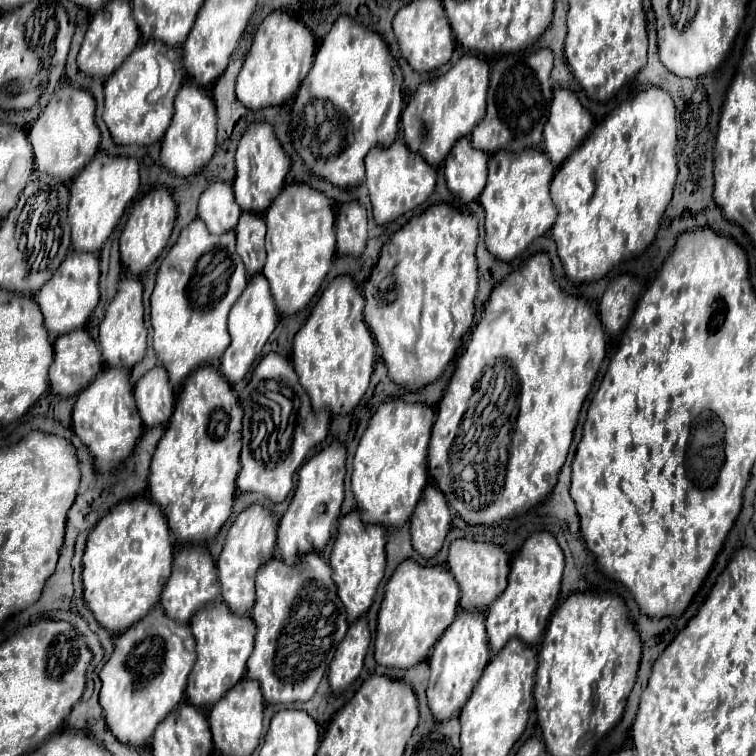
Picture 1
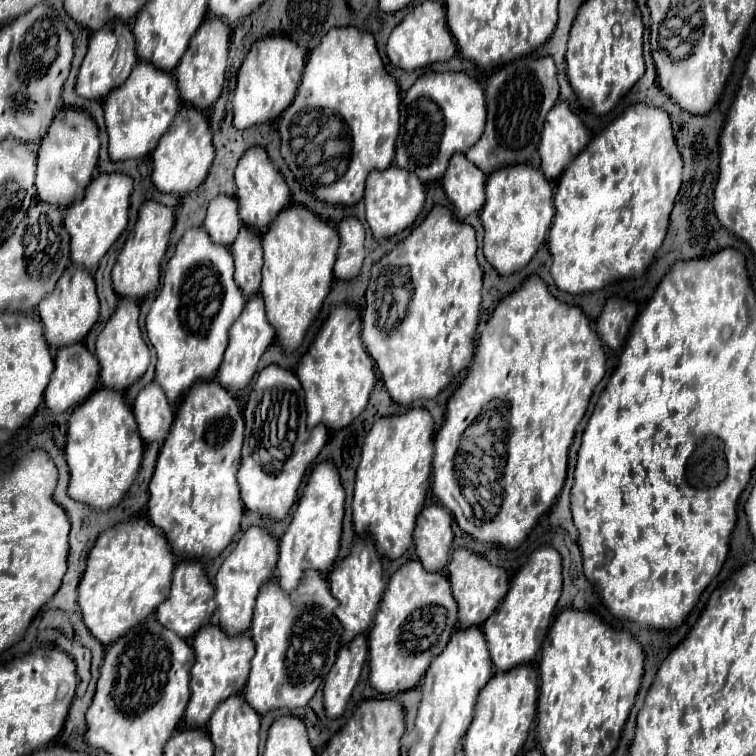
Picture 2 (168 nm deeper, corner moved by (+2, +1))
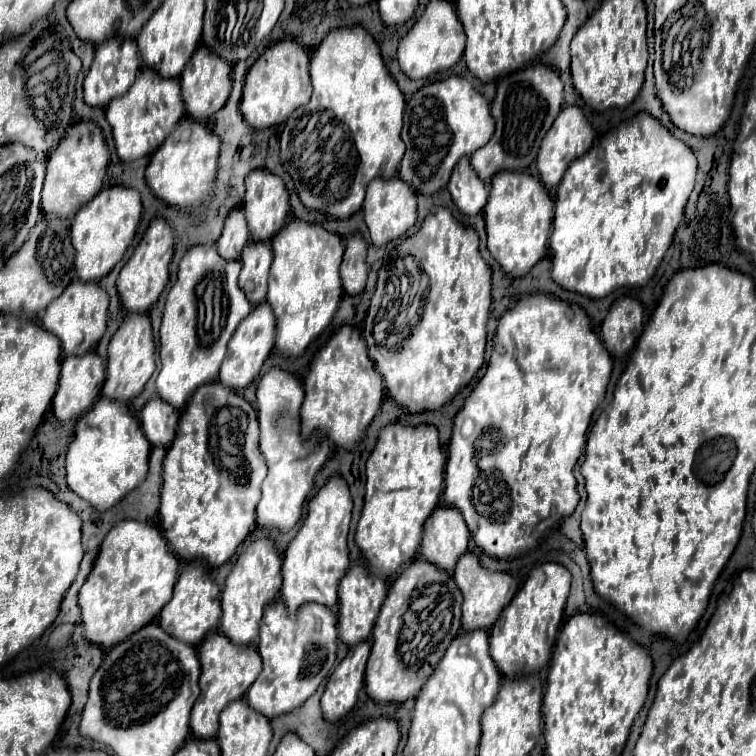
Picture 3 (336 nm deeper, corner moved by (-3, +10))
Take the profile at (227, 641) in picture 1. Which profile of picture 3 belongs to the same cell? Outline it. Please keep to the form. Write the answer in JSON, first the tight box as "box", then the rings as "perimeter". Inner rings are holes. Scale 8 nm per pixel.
{"box":[190,631,262,739],"perimeter":[[[218,631],[208,633],[196,651],[198,651],[198,659],[200,659],[200,679],[198,679],[200,695],[192,709],[190,727],[192,727],[194,737],[214,739],[218,733],[218,717],[220,717],[222,709],[228,703],[244,697],[246,689],[250,689],[250,685],[254,683],[254,677],[258,677],[258,673],[260,673],[262,661],[254,647],[234,645]]]}

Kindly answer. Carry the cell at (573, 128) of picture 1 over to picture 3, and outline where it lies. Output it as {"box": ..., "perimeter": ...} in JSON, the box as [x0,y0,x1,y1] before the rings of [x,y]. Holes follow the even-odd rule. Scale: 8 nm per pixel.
{"box":[536,107,594,189],"perimeter":[[[564,107],[560,111],[560,115],[556,117],[554,125],[550,127],[550,131],[546,133],[546,137],[544,137],[542,145],[540,145],[538,157],[536,157],[536,167],[538,167],[540,181],[544,183],[544,187],[546,189],[558,187],[568,163],[582,157],[582,153],[586,153],[586,149],[590,149],[592,141],[594,141],[594,129],[586,121],[584,113],[578,107]]]}

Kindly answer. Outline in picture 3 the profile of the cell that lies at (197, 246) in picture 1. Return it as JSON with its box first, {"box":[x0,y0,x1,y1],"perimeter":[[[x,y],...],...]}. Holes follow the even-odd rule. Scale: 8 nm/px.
{"box":[156,245,252,409],"perimeter":[[[198,245],[192,247],[180,261],[178,267],[178,279],[174,287],[170,289],[166,297],[162,327],[160,327],[160,361],[162,369],[156,379],[158,397],[162,397],[166,403],[174,405],[174,409],[184,409],[192,393],[204,385],[206,381],[216,381],[218,371],[222,365],[222,359],[226,355],[226,345],[240,321],[252,311],[250,301],[246,301],[246,295],[238,287],[238,273],[240,273],[240,261],[226,261],[218,255],[216,247]]]}

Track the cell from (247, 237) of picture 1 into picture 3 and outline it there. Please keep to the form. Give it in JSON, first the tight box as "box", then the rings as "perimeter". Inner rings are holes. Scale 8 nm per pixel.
{"box":[240,241,272,305],"perimeter":[[[250,241],[242,253],[240,287],[252,305],[260,305],[266,301],[266,285],[268,285],[270,265],[272,265],[270,243],[266,243],[266,241],[252,243]]]}

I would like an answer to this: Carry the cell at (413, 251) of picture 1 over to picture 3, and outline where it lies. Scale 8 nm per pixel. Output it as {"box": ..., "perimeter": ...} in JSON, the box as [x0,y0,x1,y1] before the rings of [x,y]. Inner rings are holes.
{"box":[362,207,492,415],"perimeter":[[[444,207],[428,215],[418,233],[398,249],[400,253],[412,255],[420,269],[428,275],[428,295],[432,295],[432,301],[428,297],[424,303],[422,319],[412,327],[412,335],[404,339],[400,347],[388,349],[378,345],[372,337],[374,317],[378,315],[384,293],[384,289],[380,289],[382,285],[378,285],[362,333],[368,345],[368,355],[384,379],[388,397],[412,415],[420,411],[434,411],[450,403],[482,367],[488,339],[486,323],[490,317],[492,271],[478,251],[478,235],[458,223]]]}

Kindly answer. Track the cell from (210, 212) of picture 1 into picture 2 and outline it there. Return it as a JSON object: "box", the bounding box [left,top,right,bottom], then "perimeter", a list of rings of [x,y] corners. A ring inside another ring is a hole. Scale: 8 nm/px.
{"box":[203,194,241,246],"perimeter":[[[219,194],[217,198],[213,198],[207,206],[207,216],[205,216],[203,228],[209,232],[213,242],[231,246],[241,228],[237,200],[229,198],[225,194]]]}

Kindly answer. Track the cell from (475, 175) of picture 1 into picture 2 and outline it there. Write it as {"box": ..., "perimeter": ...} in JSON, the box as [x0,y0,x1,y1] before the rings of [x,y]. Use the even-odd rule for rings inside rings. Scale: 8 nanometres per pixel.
{"box":[443,154,487,218],"perimeter":[[[453,154],[443,176],[443,188],[455,206],[457,218],[465,218],[471,212],[481,210],[485,202],[485,180],[487,176],[481,174],[481,170],[477,170],[477,166],[473,166],[465,154]]]}

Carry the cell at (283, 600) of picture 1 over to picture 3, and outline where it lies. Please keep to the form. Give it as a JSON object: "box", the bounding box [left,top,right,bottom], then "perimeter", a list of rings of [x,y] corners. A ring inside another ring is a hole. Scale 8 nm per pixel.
{"box":[248,601,336,719],"perimeter":[[[284,601],[268,605],[260,623],[258,641],[258,653],[264,667],[248,691],[248,705],[266,719],[274,719],[300,707],[334,667],[336,641],[336,617],[330,609],[318,603],[306,603],[296,617],[290,617]]]}

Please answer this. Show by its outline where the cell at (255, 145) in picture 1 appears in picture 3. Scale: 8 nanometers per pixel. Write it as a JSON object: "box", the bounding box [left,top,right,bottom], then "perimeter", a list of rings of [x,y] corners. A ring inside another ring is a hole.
{"box":[244,169,290,241],"perimeter":[[[256,169],[246,177],[244,215],[252,241],[270,241],[290,217],[290,203],[284,181],[266,169]]]}

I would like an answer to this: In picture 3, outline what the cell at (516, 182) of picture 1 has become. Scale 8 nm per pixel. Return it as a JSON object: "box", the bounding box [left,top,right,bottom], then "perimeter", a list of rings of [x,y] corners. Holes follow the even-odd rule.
{"box":[484,171,554,279],"perimeter":[[[502,171],[494,175],[490,197],[484,207],[488,251],[500,263],[502,271],[516,279],[524,277],[548,253],[548,235],[552,229],[554,201],[544,185],[530,173]]]}

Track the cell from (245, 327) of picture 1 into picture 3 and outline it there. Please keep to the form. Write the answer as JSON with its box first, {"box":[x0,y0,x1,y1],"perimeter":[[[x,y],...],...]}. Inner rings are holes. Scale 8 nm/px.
{"box":[220,303,274,391],"perimeter":[[[262,303],[252,309],[252,313],[246,317],[246,321],[240,323],[234,337],[230,339],[226,361],[222,363],[222,369],[220,369],[220,383],[222,385],[226,383],[226,387],[234,391],[248,387],[258,377],[262,363],[270,355],[272,347],[274,347],[274,315],[270,311],[270,305]]]}

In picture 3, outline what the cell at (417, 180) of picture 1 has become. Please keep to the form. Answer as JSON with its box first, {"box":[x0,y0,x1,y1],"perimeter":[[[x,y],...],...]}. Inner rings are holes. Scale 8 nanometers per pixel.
{"box":[362,177,416,247],"perimeter":[[[392,177],[390,181],[374,179],[368,185],[362,211],[364,211],[364,221],[368,225],[374,247],[382,247],[392,239],[404,235],[416,223],[416,195],[412,193],[410,185],[400,181],[400,177]]]}

